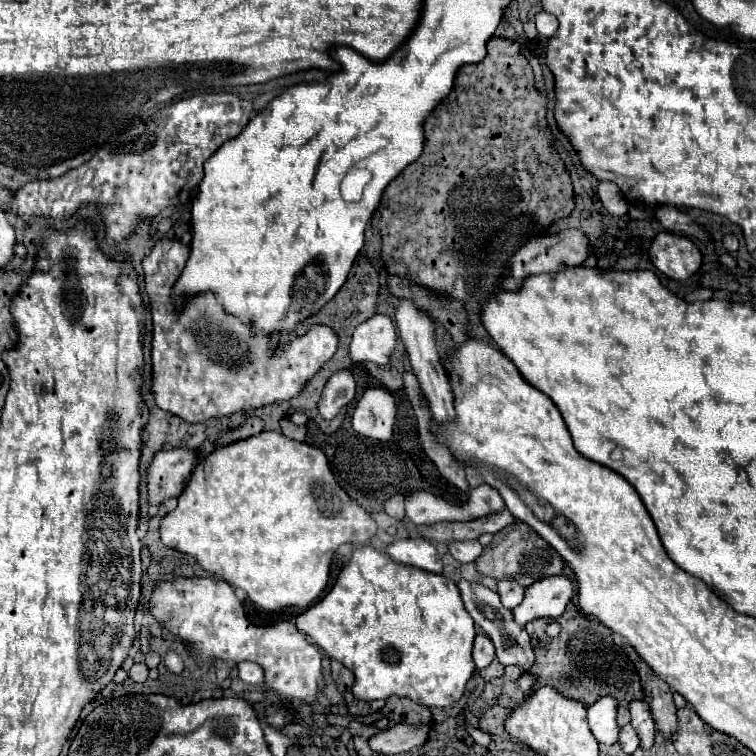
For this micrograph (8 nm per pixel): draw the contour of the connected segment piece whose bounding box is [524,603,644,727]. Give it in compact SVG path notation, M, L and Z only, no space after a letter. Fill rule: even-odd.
M568 603L566 611L556 621L562 625L562 633L556 639L546 637L544 633L548 619L534 619L524 627L532 637L532 645L536 653L536 661L528 669L528 673L534 677L534 685L528 695L532 695L542 685L550 685L556 687L556 691L562 693L564 697L576 699L586 707L596 703L604 695L612 695L620 701L618 727L628 725L630 723L628 703L634 699L642 699L644 693L636 667L628 659L626 651L614 643L610 629L606 629L596 619L588 619L586 615L582 615L574 603Z

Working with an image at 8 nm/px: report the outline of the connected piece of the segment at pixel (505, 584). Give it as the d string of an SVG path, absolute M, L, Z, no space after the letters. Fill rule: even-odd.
M498 581L498 595L502 599L502 605L508 609L514 609L516 605L520 605L522 597L524 597L524 589L516 583L516 581Z

